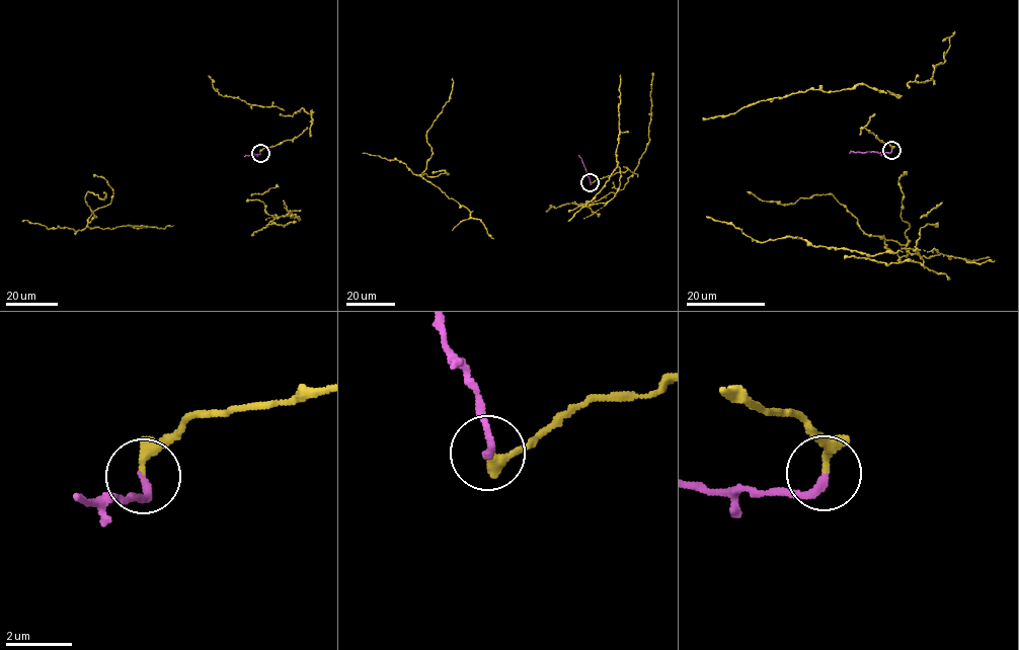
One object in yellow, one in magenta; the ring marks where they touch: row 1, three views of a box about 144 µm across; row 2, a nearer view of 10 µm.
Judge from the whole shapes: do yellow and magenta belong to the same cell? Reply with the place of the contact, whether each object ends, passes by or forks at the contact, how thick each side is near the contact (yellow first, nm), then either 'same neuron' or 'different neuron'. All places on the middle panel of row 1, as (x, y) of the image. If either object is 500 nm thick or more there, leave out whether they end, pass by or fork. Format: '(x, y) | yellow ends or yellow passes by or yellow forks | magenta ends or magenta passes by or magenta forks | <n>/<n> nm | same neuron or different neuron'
(590, 182) | yellow passes by | magenta ends | 180/240 nm | same neuron

